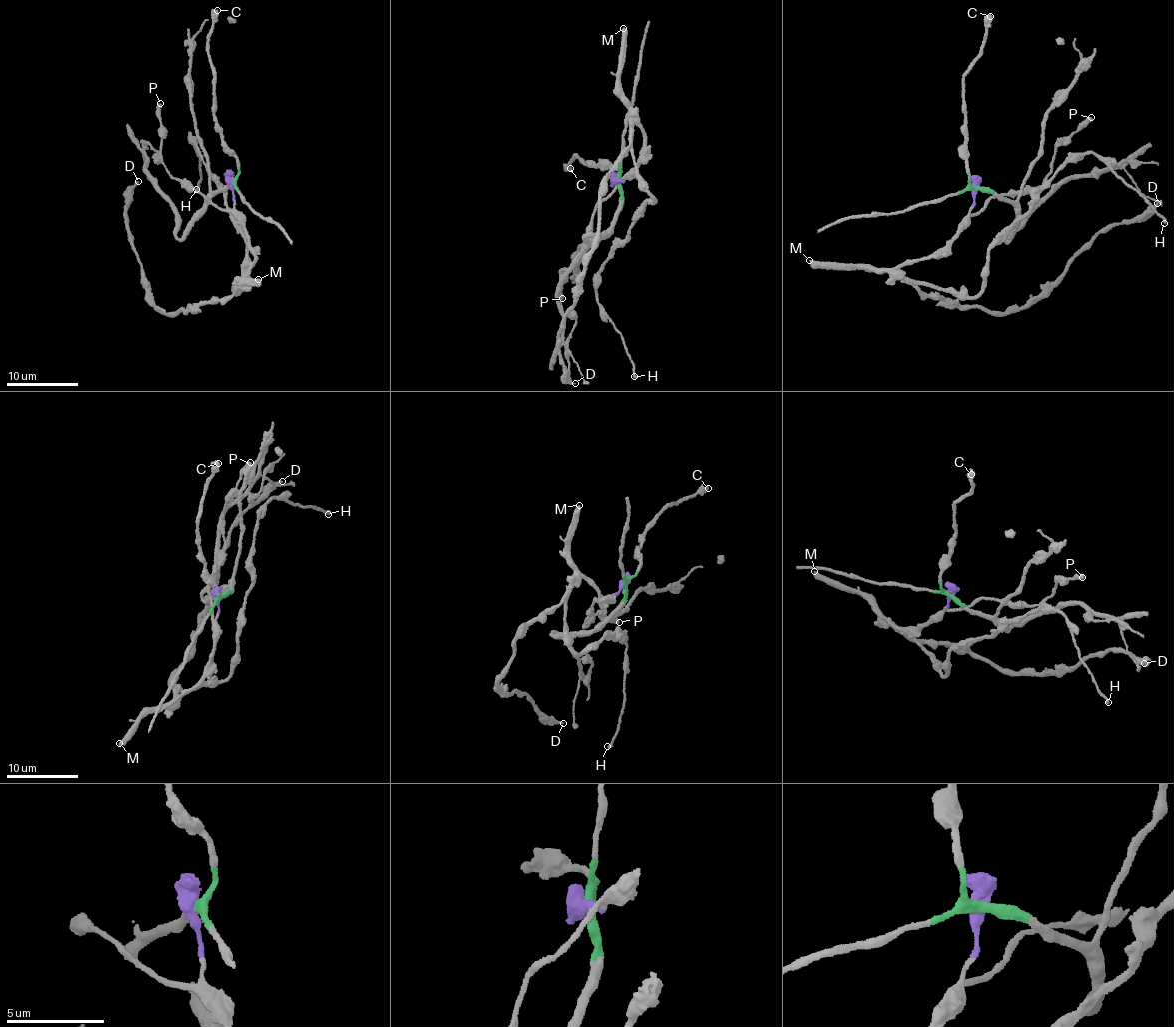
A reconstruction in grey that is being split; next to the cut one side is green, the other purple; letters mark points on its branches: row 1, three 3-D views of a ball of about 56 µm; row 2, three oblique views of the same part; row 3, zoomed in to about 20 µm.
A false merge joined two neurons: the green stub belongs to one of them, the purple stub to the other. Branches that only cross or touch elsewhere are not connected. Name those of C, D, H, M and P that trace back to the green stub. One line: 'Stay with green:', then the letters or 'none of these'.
Stay with green: C

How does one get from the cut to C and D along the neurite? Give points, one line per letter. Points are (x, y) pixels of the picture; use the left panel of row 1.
C: (231, 181), (238, 173), (236, 156), (222, 139), (215, 116), (215, 72), (207, 46), (216, 9)
D: (231, 181), (234, 212), (254, 255), (248, 275), (228, 296), (168, 313), (151, 301), (124, 214), (138, 182)

